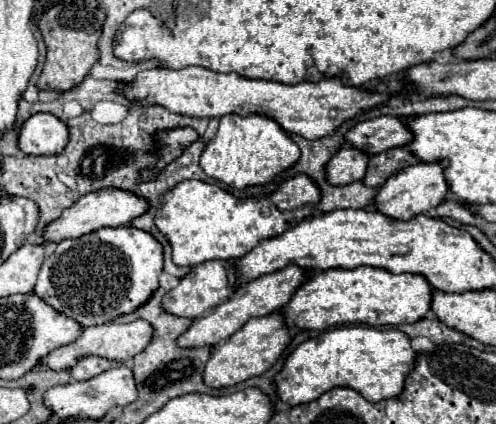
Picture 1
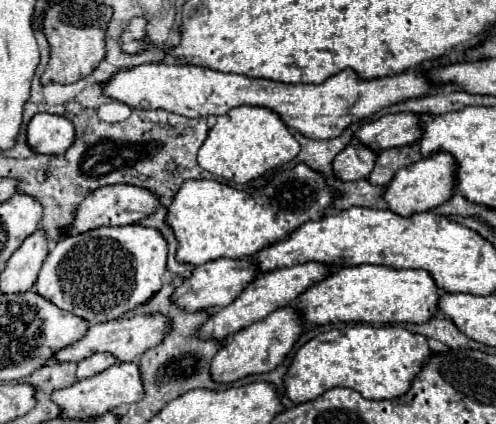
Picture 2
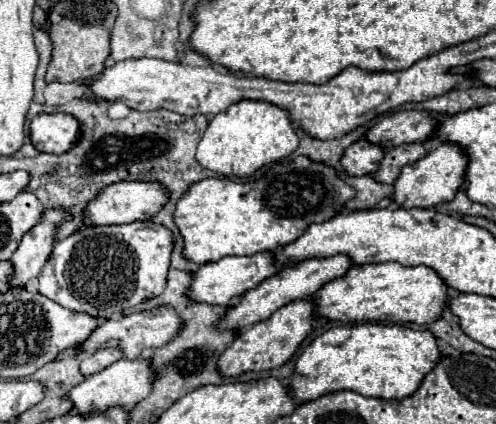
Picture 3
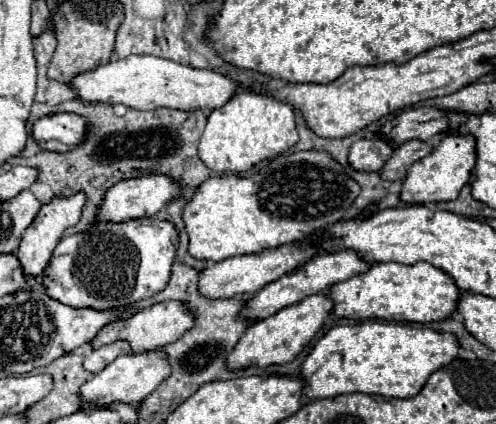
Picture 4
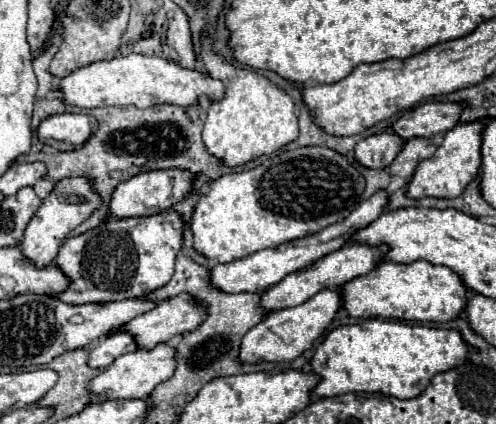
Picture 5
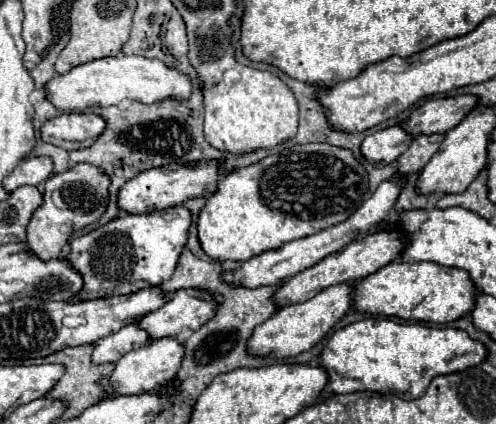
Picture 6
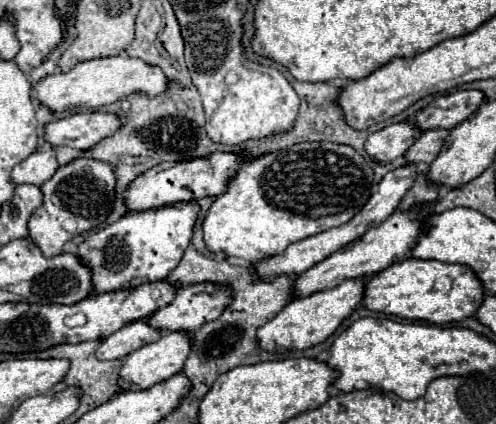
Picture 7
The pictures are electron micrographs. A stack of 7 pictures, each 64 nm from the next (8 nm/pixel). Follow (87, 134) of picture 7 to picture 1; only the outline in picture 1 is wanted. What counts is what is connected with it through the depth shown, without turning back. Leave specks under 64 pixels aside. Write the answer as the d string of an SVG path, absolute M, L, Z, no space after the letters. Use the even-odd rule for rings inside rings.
M52 114L30 116L20 132L20 148L26 154L60 154L68 144L68 126Z

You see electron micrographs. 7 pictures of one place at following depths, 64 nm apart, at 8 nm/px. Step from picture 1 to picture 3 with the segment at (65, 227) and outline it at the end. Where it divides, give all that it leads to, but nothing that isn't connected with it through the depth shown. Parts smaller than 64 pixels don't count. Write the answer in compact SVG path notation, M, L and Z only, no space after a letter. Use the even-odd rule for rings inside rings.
M124 180L110 184L88 204L88 216L84 216L84 224L130 224L136 220L150 220L156 216L162 206L168 202L170 192L162 182L138 182L138 180Z

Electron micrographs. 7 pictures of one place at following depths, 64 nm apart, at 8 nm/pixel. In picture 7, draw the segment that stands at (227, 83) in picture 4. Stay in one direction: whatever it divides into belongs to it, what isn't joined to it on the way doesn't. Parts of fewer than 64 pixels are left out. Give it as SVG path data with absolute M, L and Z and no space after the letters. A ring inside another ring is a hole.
M112 56L78 62L70 72L56 72L38 80L32 90L40 104L50 108L52 112L66 112L70 108L98 108L104 104L112 104L122 96L132 92L144 92L148 96L156 96L168 88L168 78L160 72L160 68L152 68L146 62L130 56Z

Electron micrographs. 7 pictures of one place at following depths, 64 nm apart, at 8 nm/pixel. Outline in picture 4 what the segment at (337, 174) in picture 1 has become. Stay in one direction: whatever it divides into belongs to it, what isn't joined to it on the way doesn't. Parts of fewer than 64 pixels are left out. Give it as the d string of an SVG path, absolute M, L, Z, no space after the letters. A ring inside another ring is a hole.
M384 138L358 140L350 148L350 164L362 172L378 172L394 152L394 144Z

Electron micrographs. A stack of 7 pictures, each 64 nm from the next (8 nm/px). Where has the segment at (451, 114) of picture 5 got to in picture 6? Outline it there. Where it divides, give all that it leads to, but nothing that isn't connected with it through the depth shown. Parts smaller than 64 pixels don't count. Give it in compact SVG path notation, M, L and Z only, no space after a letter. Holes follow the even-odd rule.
M460 94L450 98L434 98L416 108L402 128L408 134L444 134L452 130L464 116L478 106L478 96Z

